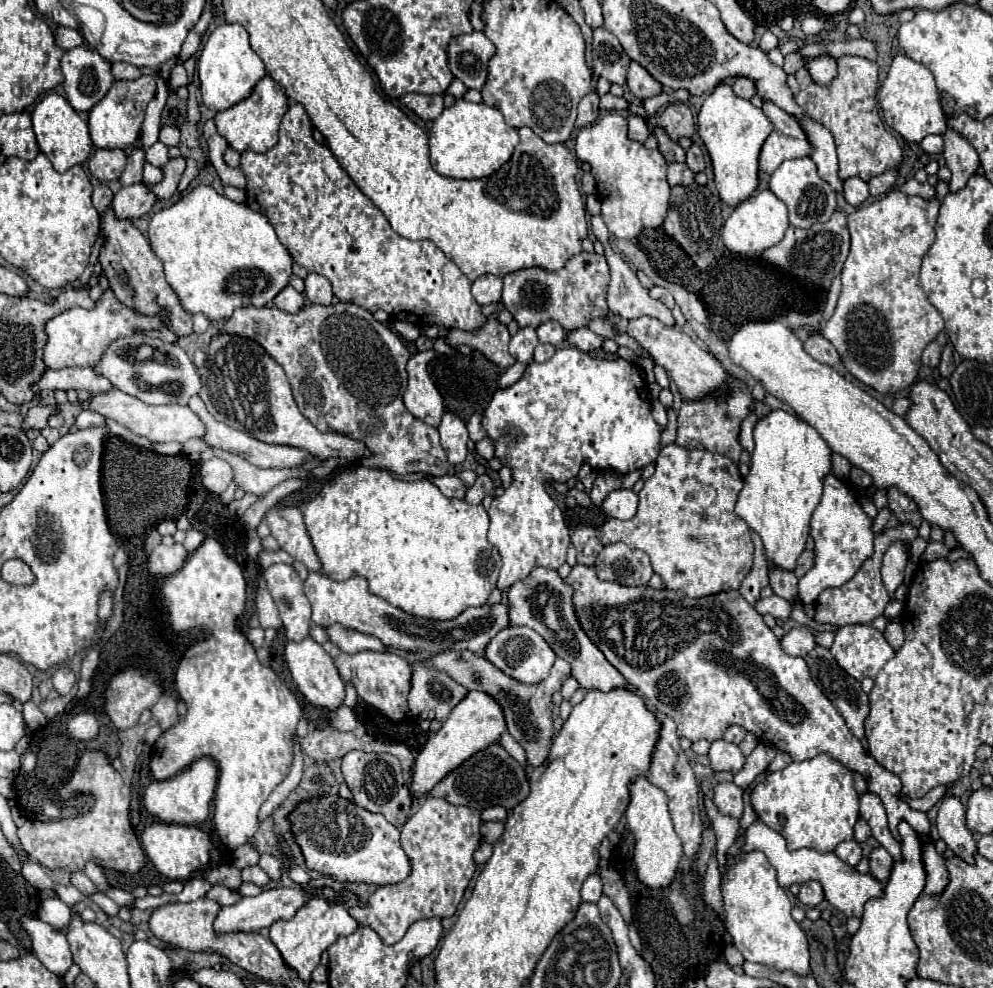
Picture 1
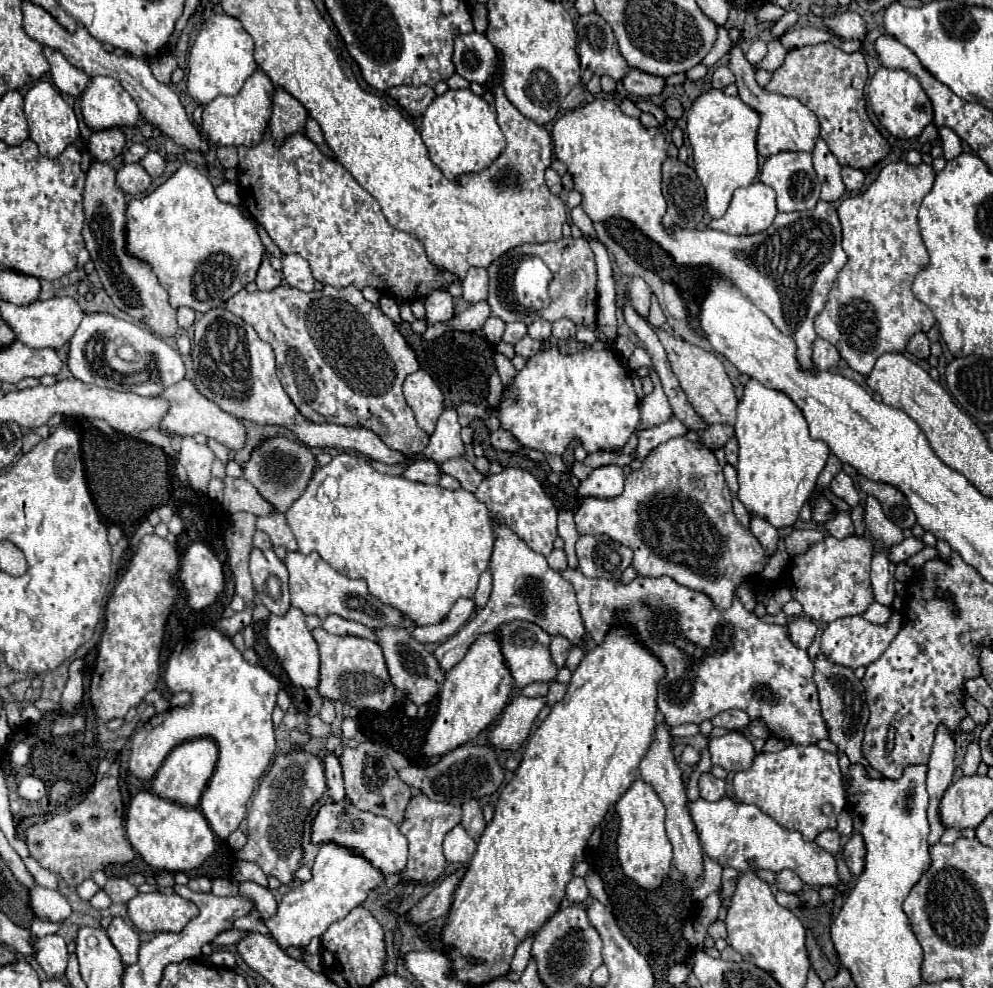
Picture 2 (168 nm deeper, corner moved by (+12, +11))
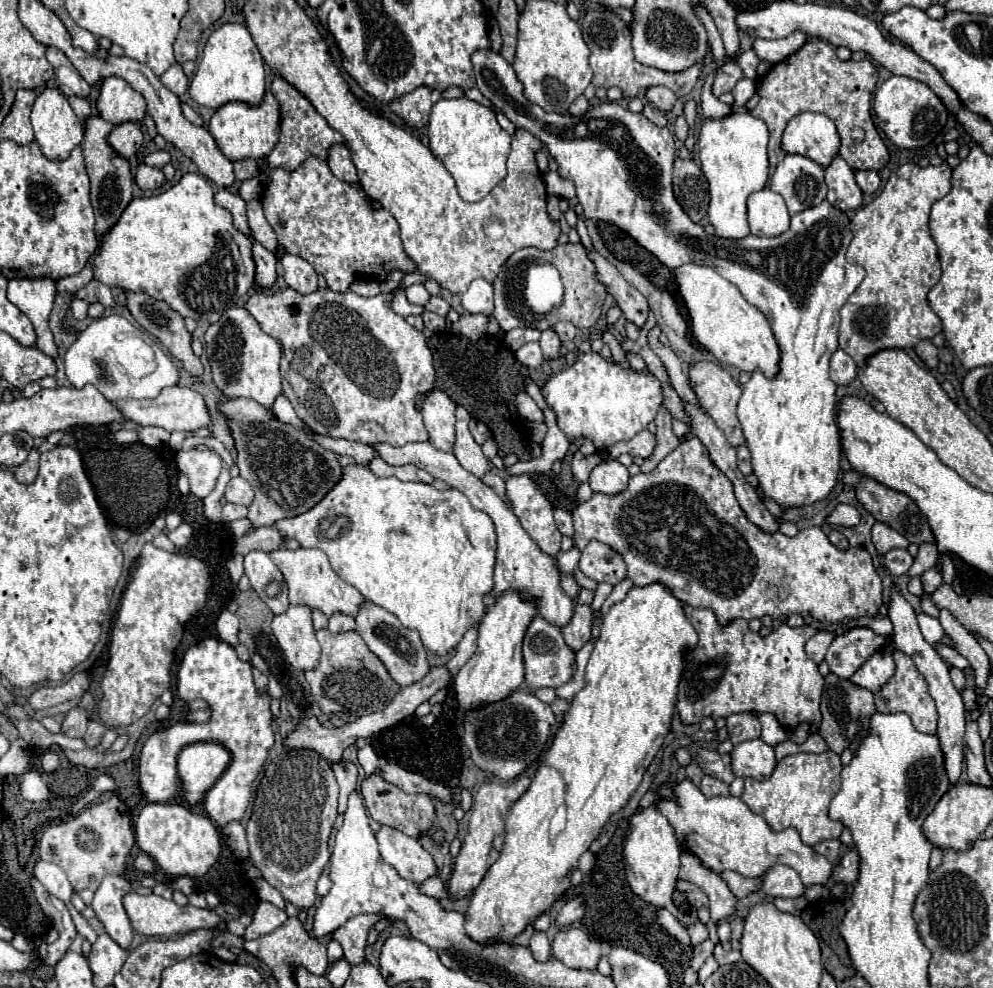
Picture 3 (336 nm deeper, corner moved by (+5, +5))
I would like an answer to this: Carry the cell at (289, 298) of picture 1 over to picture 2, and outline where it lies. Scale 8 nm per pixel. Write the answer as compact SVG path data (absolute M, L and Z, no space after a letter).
M266 255L260 263L260 269L258 269L258 275L256 275L256 285L260 291L270 291L274 287L278 287L282 283L282 277L280 273L276 273L270 265L270 257Z

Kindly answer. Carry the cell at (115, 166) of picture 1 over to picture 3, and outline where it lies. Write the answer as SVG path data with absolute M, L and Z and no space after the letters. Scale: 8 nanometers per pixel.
M121 123L113 127L107 141L117 155L129 159L141 147L143 133L139 129L139 123Z

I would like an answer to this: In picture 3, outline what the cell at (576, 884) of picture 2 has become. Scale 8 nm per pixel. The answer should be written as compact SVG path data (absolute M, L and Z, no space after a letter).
M577 895L577 897L569 899L569 901L563 905L563 909L559 911L557 923L559 923L561 927L567 927L567 925L579 921L579 919L583 917L583 913L585 913L585 901L583 901L581 895Z

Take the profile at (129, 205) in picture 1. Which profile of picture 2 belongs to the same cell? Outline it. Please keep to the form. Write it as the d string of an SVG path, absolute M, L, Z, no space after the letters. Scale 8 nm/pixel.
M128 163L124 165L118 175L116 175L116 183L124 193L142 193L150 187L150 175L146 173L146 169L140 163Z

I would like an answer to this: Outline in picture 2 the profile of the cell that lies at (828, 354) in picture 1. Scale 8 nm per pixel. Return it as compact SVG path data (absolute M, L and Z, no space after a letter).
M818 337L816 343L814 343L814 363L816 363L816 367L820 371L828 371L828 369L836 367L838 361L840 361L838 349L832 343L828 343L826 339Z

